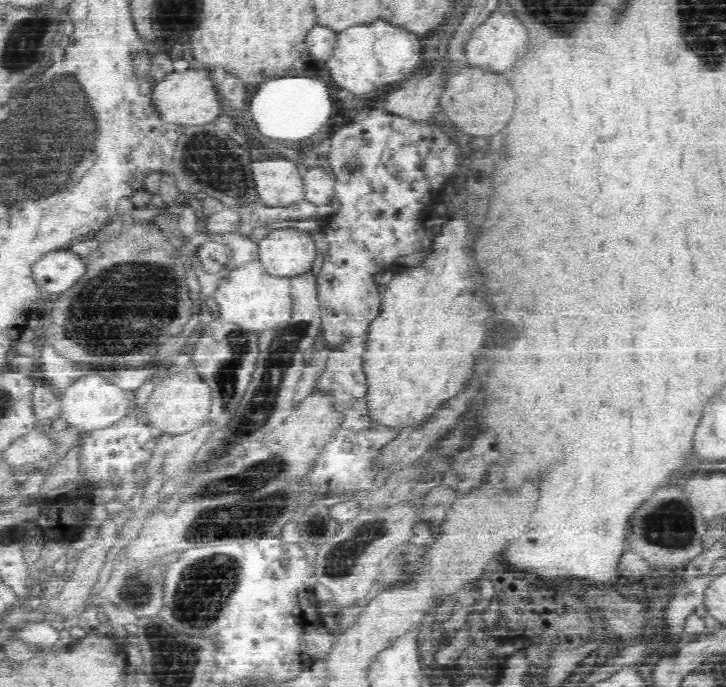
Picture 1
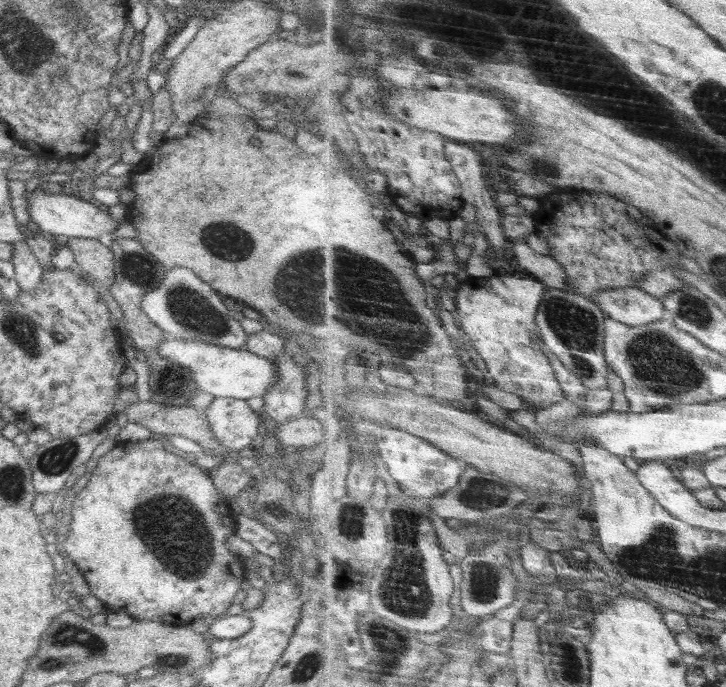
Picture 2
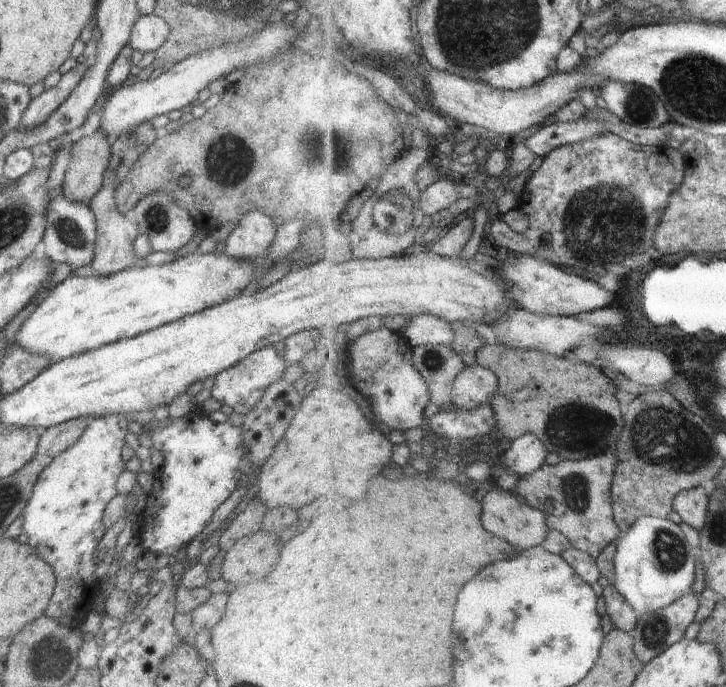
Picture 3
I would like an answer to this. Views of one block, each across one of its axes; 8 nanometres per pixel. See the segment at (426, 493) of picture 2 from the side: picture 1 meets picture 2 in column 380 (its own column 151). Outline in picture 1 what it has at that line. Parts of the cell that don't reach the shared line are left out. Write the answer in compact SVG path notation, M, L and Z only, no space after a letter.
M130 415L124 420L120 420L116 425L110 428L94 430L94 432L81 433L76 444L84 442L82 448L82 464L86 468L88 480L90 482L106 482L110 480L110 474L114 482L125 479L131 481L132 471L139 463L146 463L150 457L152 450L155 448L155 438L149 428L144 424L138 424L136 420L132 420Z

